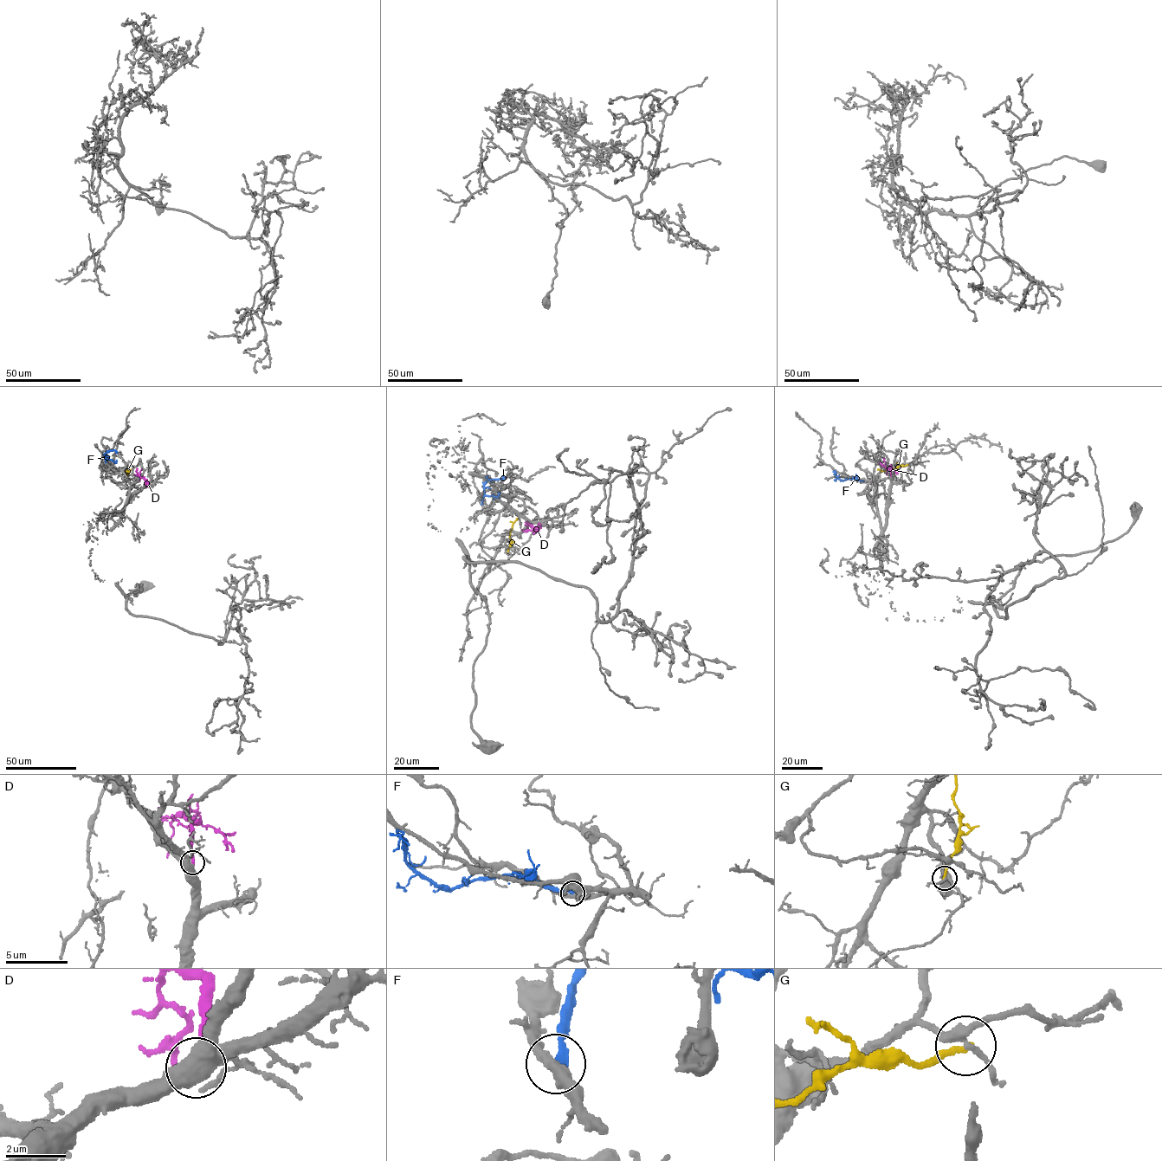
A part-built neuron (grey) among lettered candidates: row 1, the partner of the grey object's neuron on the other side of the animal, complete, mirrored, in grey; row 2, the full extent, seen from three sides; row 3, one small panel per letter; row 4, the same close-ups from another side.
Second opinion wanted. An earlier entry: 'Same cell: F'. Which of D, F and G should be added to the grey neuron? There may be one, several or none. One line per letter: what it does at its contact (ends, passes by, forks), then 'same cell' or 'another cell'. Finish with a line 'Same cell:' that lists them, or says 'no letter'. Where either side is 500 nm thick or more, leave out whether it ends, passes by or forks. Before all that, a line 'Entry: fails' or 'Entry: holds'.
Entry: fails
D: it ends | same cell
F: it ends | another cell
G: it ends | another cell
Same cell: D

